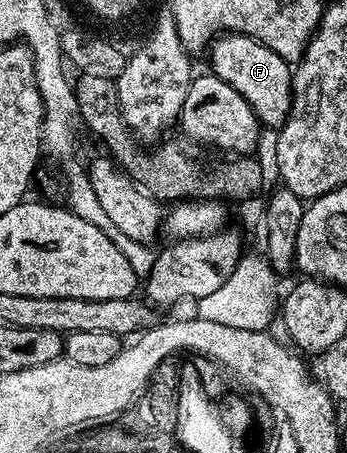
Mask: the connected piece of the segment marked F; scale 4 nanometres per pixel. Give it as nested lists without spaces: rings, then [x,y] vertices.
[[[225,33],[210,47],[212,55],[211,74],[226,81],[250,105],[265,127],[279,128],[288,119],[292,108],[292,72],[293,68],[274,49],[266,49],[256,39],[245,35]]]

